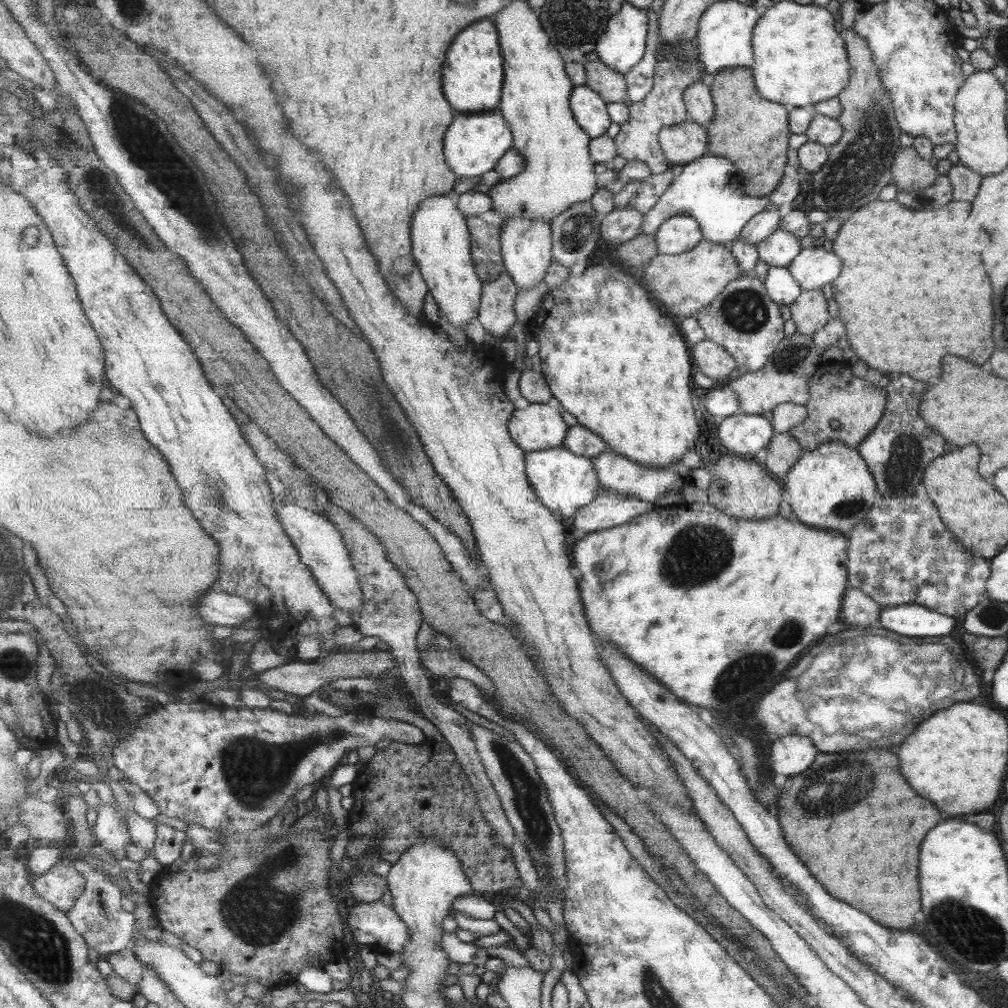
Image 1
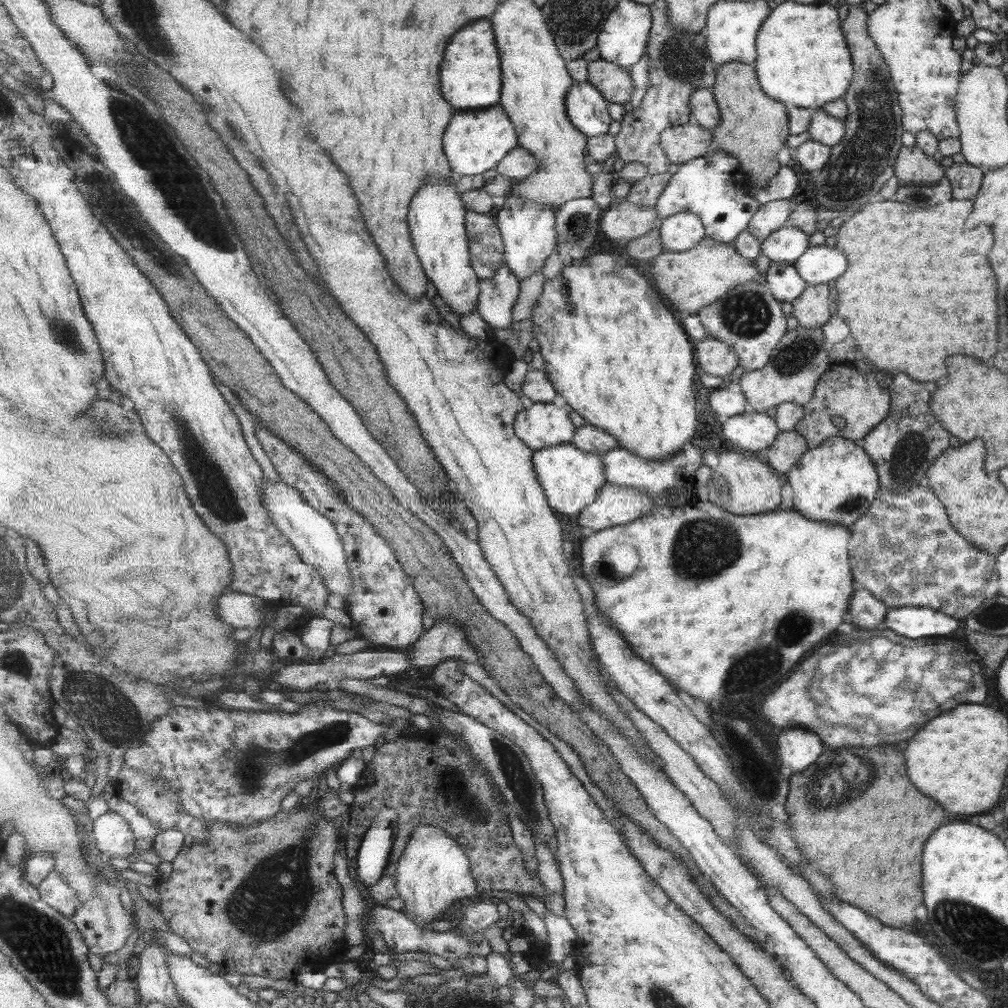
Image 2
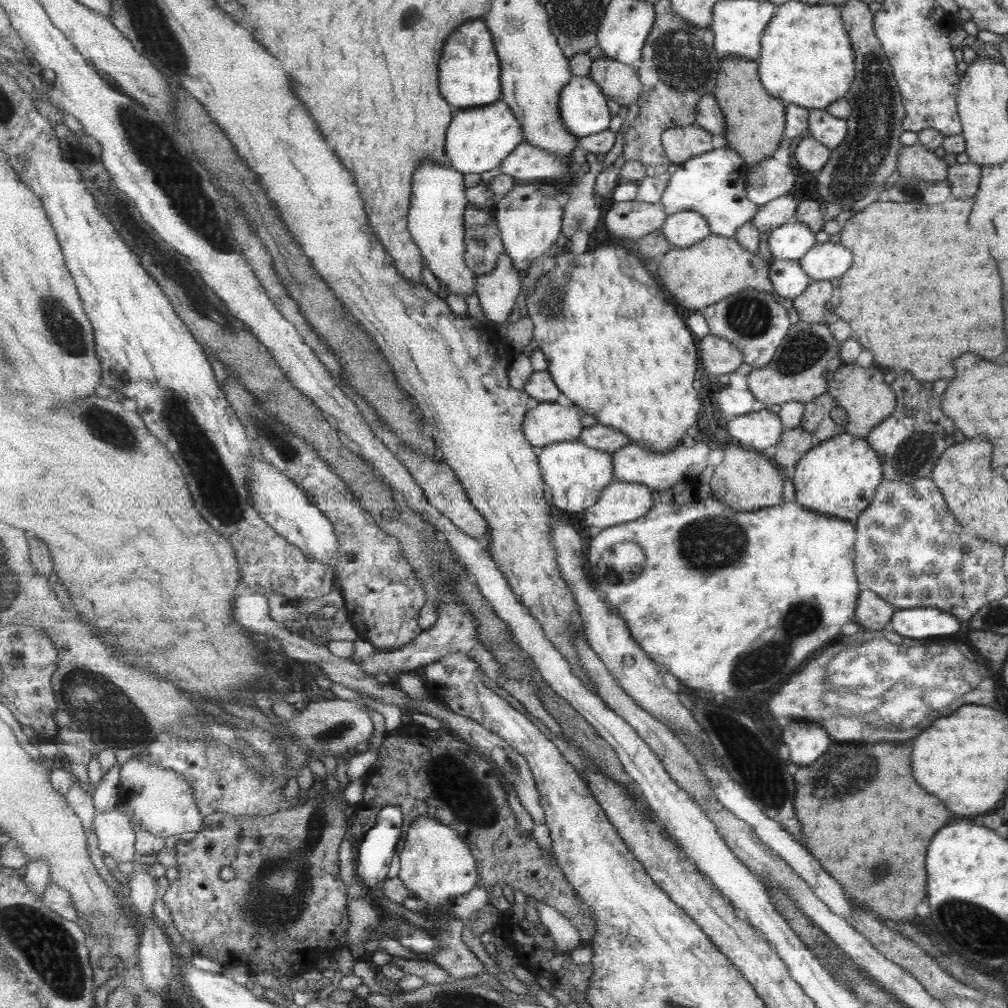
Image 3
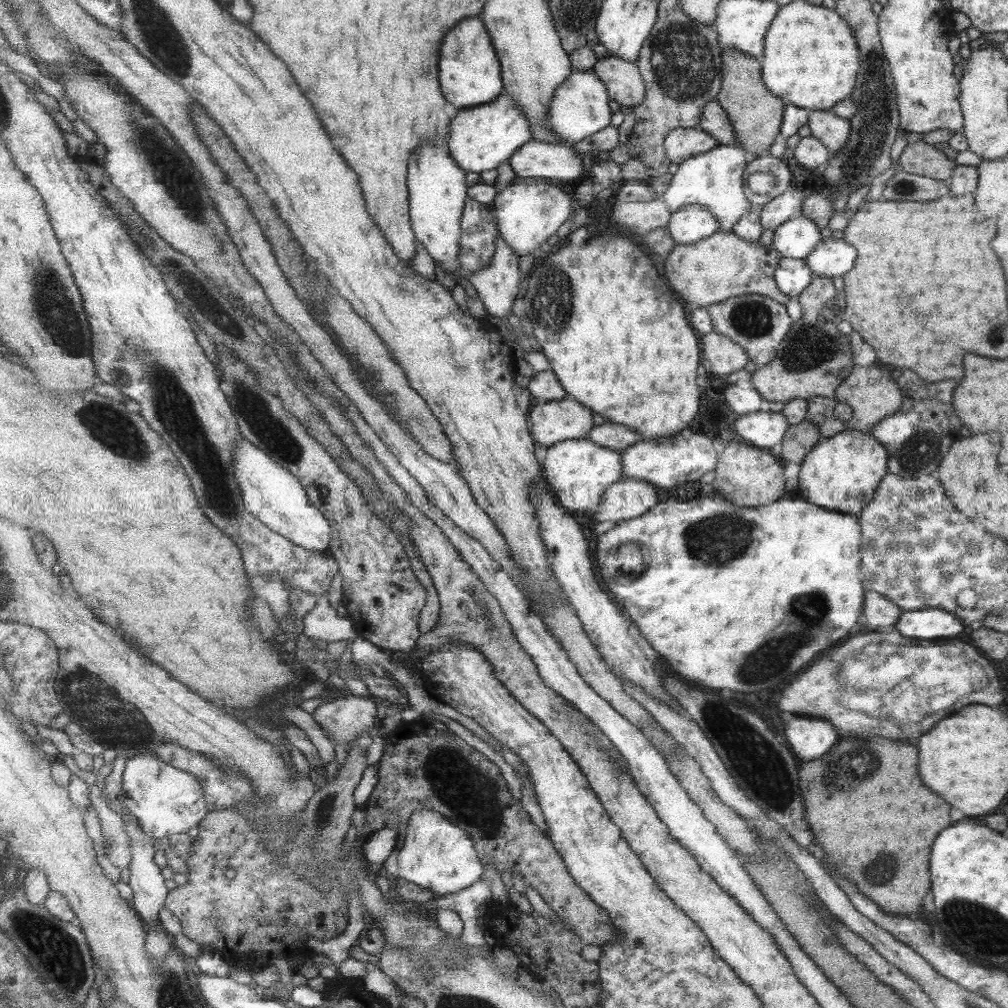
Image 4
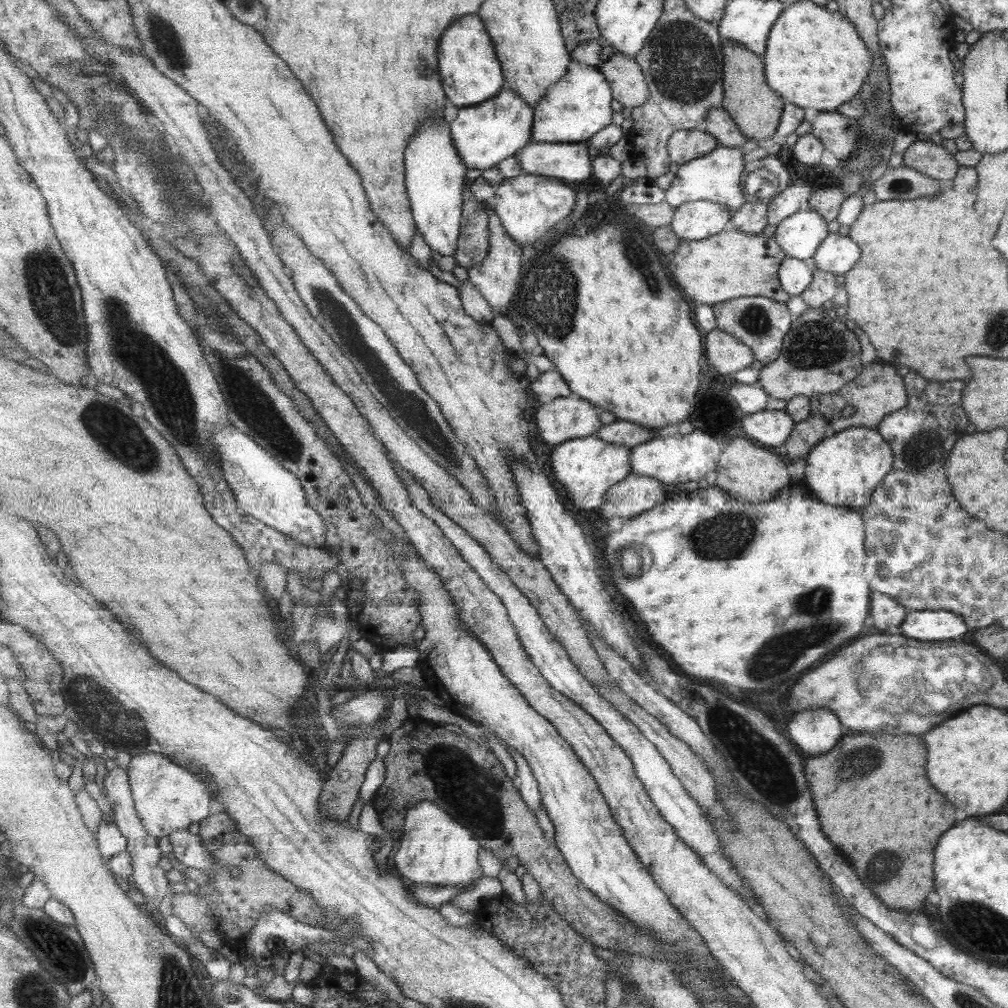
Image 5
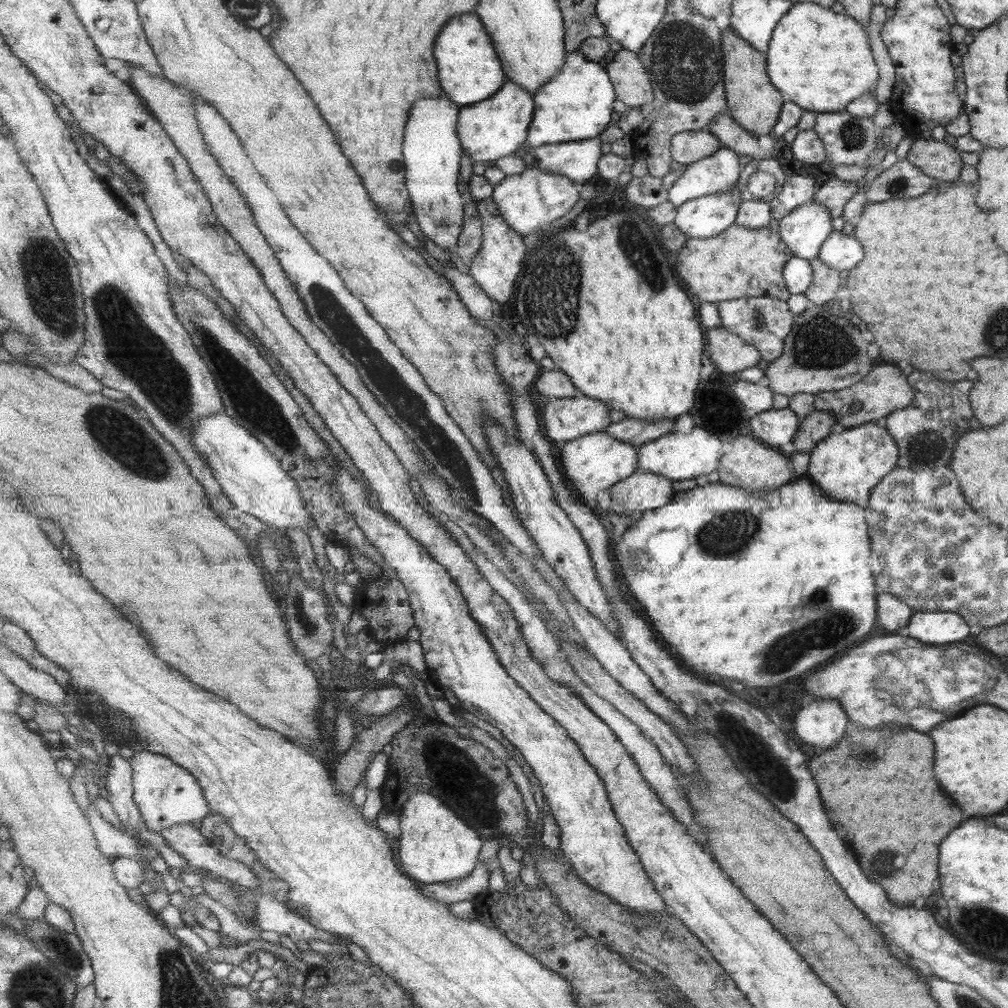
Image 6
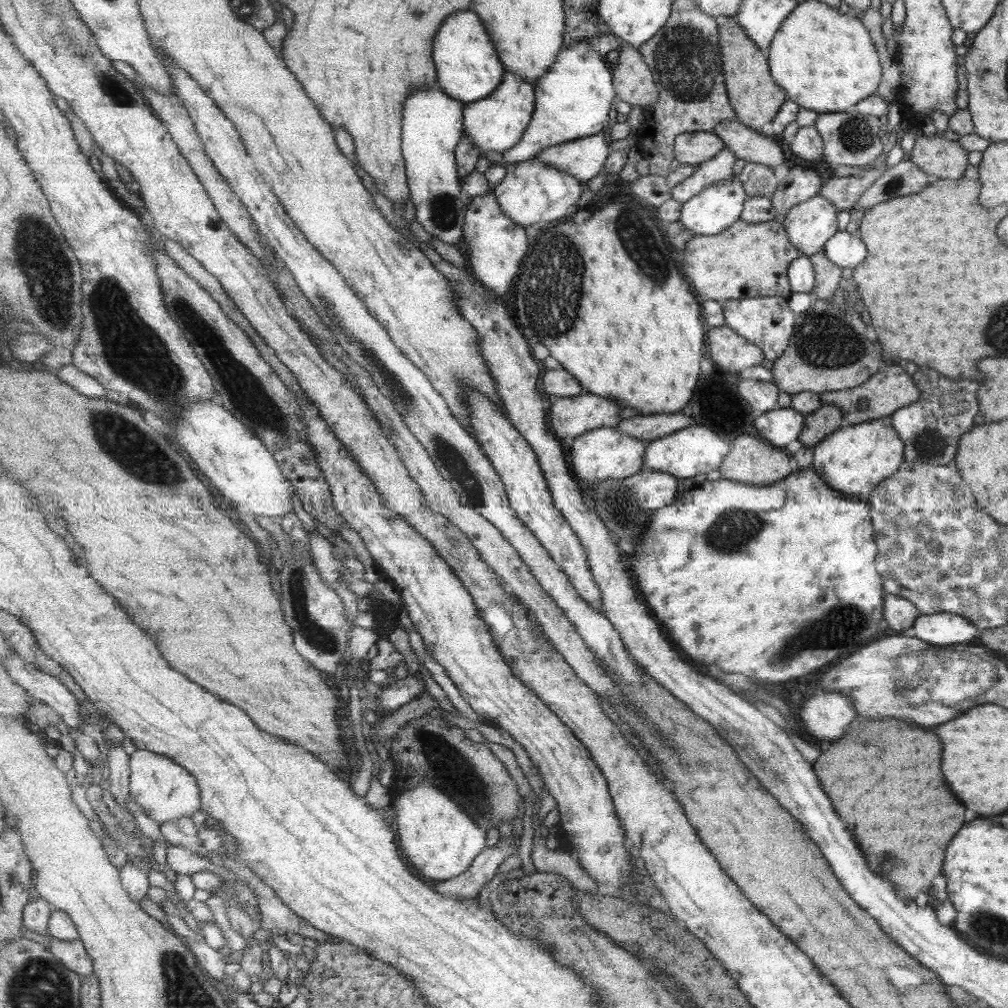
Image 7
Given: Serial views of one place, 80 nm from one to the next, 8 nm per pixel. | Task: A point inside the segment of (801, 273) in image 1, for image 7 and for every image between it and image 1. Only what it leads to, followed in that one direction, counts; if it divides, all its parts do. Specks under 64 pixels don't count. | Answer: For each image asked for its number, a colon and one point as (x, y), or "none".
2: (819, 264)
3: (823, 261)
4: (831, 257)
5: (837, 254)
6: (838, 251)
7: (845, 250)

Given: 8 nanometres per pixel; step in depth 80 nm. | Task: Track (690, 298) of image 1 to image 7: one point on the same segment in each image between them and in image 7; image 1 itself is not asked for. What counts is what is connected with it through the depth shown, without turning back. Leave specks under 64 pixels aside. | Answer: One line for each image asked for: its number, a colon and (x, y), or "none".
2: (692, 280)
3: (702, 275)
4: (724, 265)
5: (732, 264)
6: (740, 263)
7: (748, 260)

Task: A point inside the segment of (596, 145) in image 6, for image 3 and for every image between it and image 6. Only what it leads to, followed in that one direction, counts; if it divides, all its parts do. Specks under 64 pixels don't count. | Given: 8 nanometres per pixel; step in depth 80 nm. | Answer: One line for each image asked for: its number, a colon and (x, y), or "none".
3: (528, 163)
4: (536, 159)
5: (570, 161)

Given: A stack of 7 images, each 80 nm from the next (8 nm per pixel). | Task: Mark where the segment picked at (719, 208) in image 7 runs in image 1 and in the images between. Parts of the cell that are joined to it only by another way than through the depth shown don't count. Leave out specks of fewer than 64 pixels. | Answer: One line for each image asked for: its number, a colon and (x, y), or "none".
1: (681, 234)
2: (683, 231)
3: (683, 229)
4: (693, 223)
5: (702, 219)
6: (706, 217)

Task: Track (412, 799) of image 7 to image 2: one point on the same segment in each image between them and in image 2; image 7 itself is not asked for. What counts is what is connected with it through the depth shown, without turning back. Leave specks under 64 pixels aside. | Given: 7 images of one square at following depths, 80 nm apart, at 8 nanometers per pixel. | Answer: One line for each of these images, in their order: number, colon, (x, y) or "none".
2: (434, 872)
3: (437, 865)
4: (439, 856)
5: (436, 850)
6: (435, 845)

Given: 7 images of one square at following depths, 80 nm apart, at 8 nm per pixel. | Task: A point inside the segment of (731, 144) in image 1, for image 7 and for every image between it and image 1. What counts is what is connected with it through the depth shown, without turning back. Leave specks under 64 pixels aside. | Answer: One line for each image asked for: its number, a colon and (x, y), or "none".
2: (753, 128)
3: (754, 118)
4: (756, 114)
5: (757, 109)
6: (755, 104)
7: (756, 97)

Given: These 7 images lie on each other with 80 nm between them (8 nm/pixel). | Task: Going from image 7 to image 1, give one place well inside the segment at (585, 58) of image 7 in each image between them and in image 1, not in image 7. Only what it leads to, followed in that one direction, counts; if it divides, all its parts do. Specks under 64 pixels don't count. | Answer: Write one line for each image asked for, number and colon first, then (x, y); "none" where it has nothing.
1: (591, 111)
2: (589, 110)
3: (585, 111)
4: (580, 108)
5: (579, 105)
6: (577, 105)

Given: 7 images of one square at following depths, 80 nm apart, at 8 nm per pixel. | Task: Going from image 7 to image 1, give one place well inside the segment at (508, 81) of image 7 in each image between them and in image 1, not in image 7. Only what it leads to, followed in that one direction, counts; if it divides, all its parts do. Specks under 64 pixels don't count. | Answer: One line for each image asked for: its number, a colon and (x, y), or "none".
1: (474, 144)
2: (475, 142)
3: (479, 140)
4: (481, 138)
5: (485, 135)
6: (496, 128)

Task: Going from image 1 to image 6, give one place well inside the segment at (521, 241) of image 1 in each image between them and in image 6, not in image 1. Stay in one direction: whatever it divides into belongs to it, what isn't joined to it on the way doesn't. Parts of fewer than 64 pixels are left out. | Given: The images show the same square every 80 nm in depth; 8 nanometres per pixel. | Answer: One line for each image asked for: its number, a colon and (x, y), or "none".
2: (529, 232)
3: (530, 219)
4: (530, 211)
5: (530, 206)
6: (528, 198)

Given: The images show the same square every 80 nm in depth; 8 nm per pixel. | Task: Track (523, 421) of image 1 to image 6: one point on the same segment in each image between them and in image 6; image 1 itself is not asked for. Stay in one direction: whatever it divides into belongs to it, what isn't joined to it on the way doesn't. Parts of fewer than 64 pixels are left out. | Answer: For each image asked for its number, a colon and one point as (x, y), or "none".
2: (543, 425)
3: (549, 423)
4: (556, 421)
5: (560, 420)
6: (566, 419)

